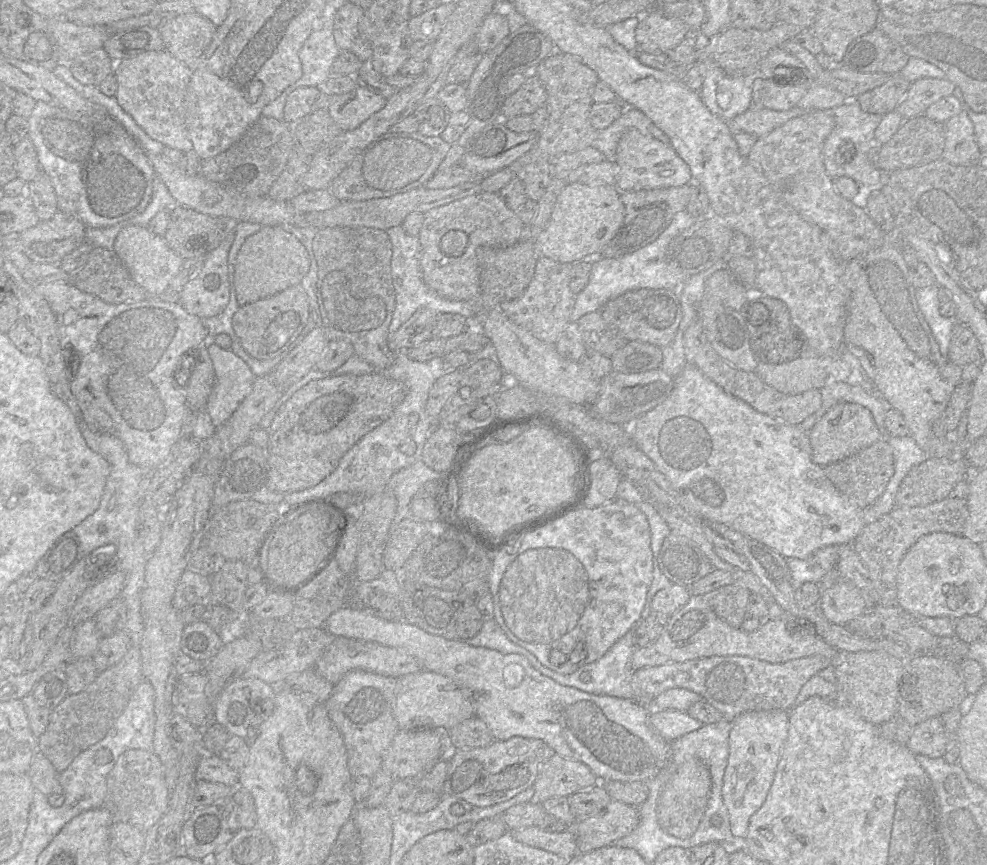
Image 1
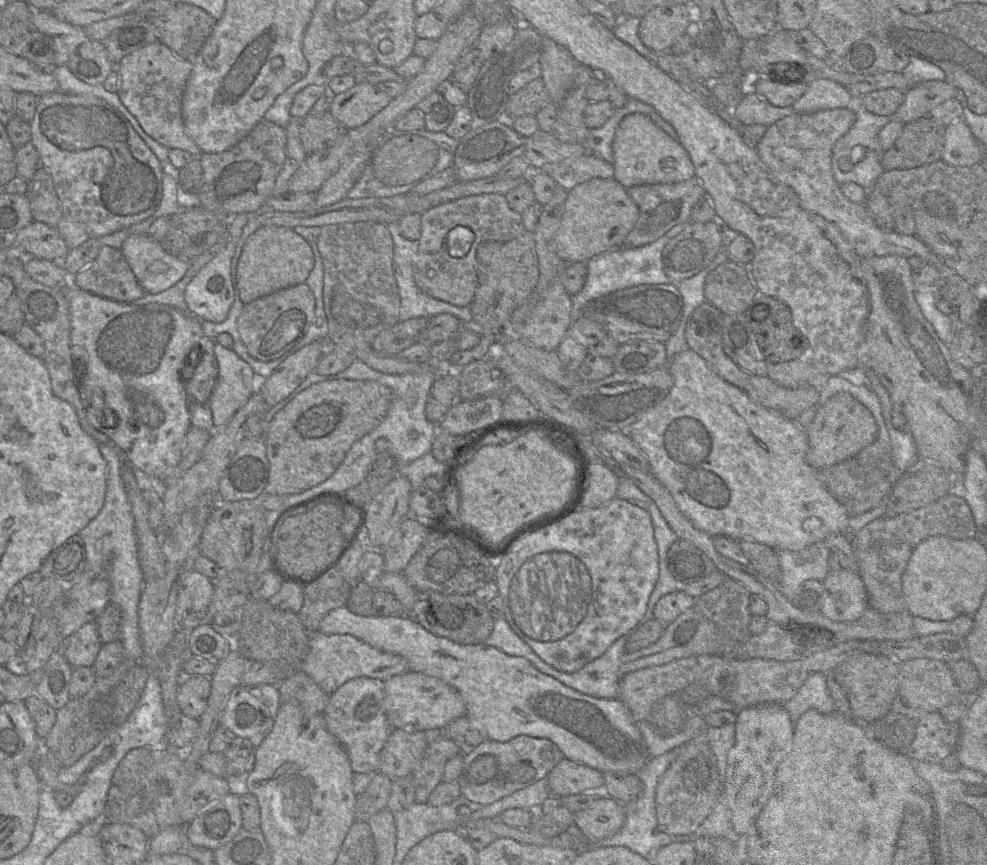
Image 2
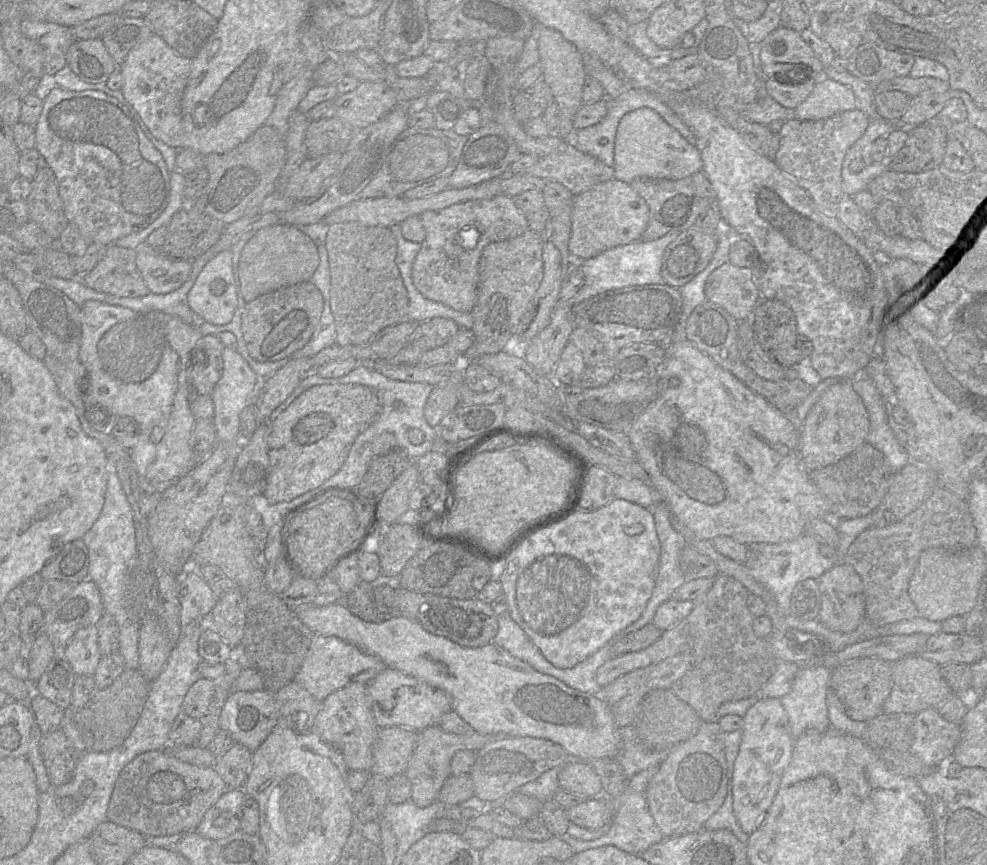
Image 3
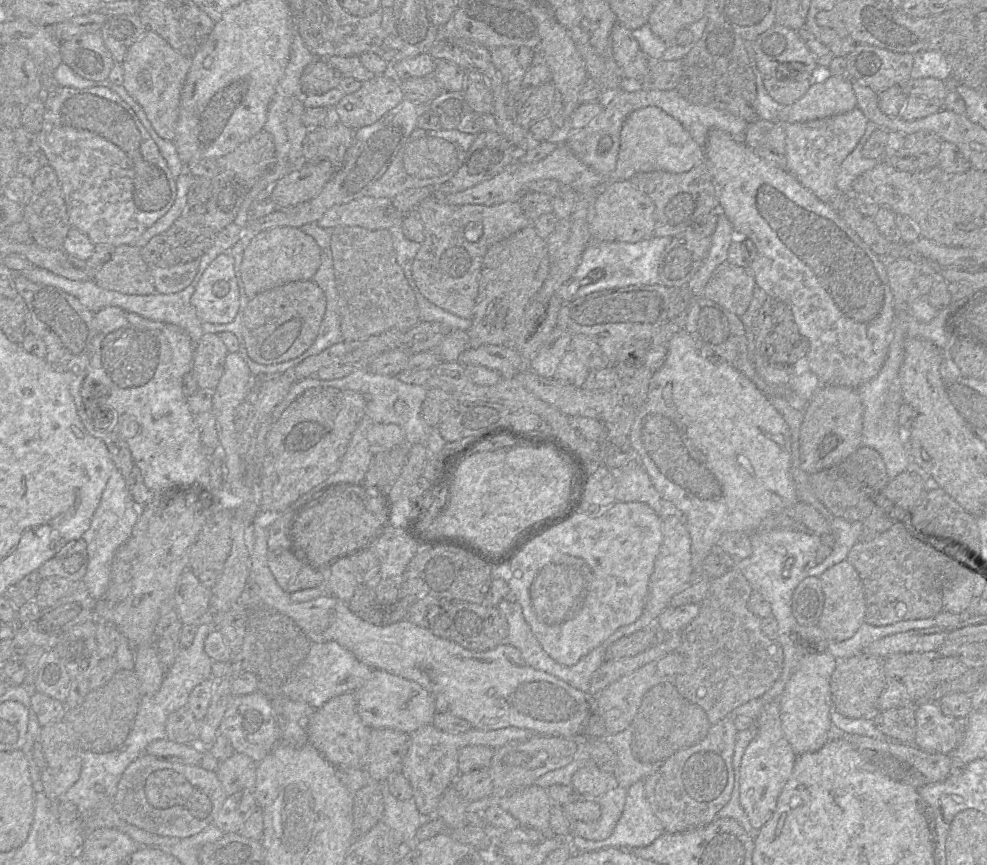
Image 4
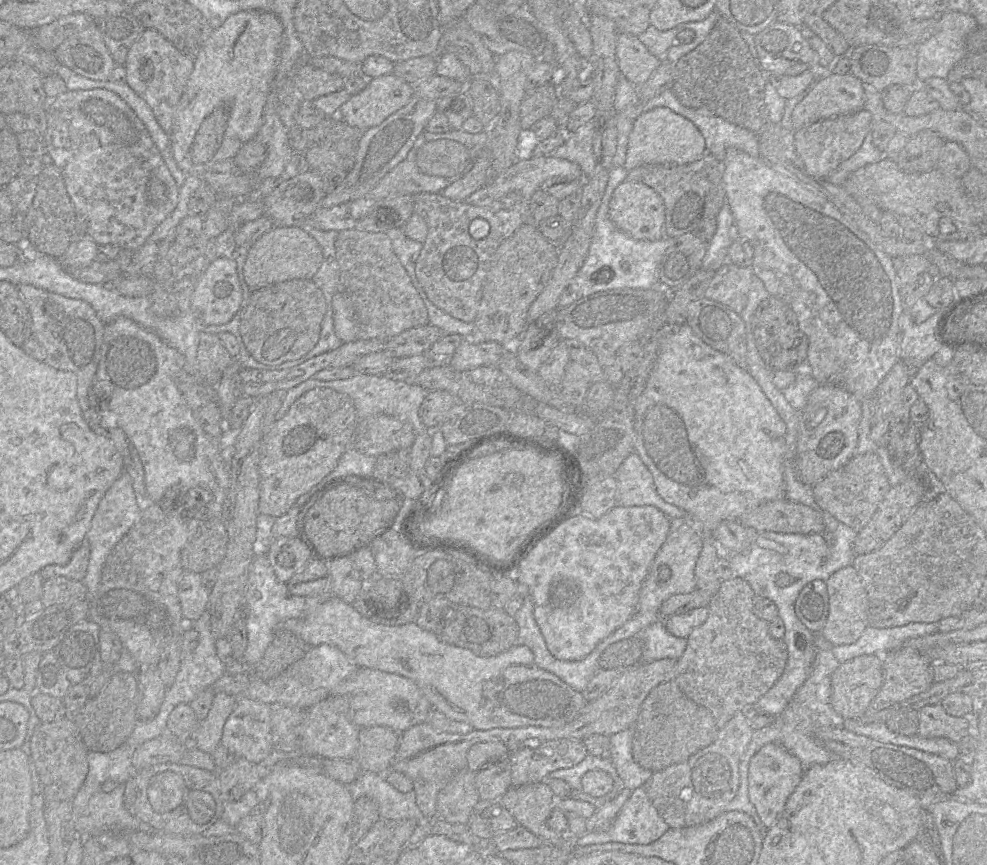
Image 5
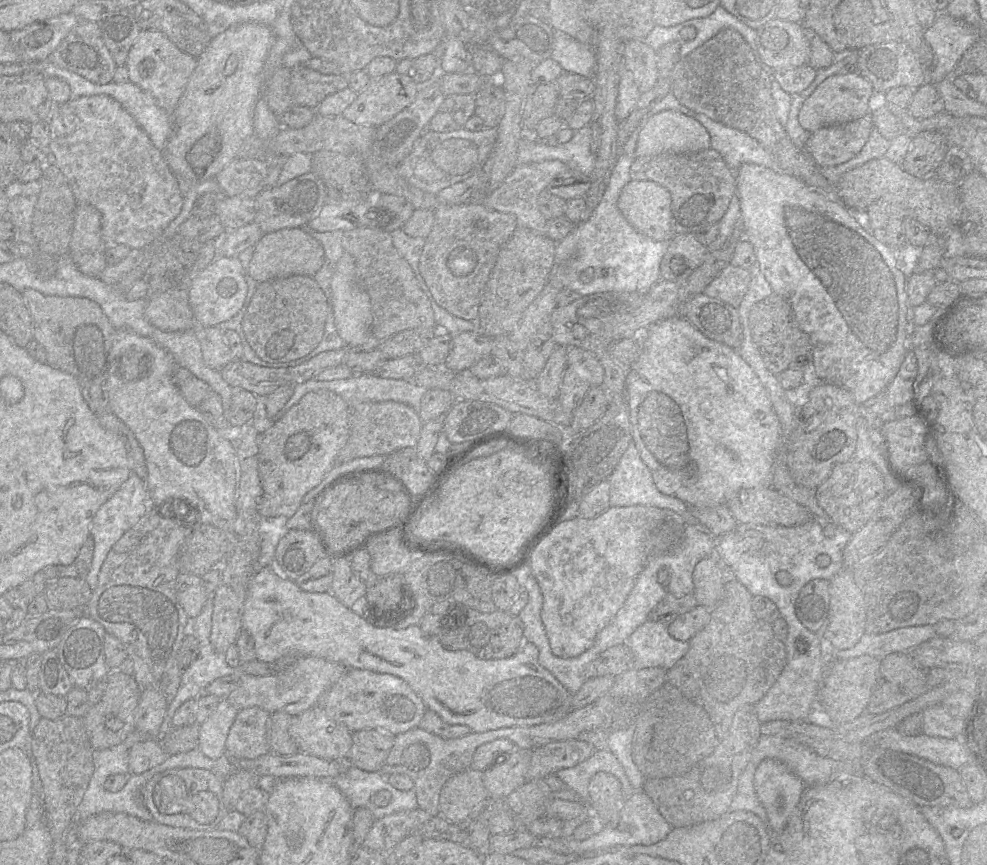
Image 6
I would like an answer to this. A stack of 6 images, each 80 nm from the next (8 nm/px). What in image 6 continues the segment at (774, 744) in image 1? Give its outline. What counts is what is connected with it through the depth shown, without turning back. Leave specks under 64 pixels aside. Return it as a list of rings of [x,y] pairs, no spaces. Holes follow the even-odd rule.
[[[772,758],[762,760],[754,774],[757,797],[766,811],[770,831],[781,831],[806,788],[786,765]]]

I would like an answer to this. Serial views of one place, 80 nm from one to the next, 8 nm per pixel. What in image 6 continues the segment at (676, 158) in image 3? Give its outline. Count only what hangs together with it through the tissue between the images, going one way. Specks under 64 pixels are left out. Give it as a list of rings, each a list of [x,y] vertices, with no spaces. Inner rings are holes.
[[[673,110],[661,111],[646,117],[638,136],[634,158],[655,156],[663,153],[686,154],[710,148],[710,136],[705,127],[693,117]]]

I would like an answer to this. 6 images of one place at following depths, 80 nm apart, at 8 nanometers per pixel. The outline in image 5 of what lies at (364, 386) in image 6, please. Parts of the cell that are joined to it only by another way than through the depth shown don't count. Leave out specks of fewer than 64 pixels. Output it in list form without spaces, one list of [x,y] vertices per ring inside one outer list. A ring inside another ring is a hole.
[[[355,373],[348,379],[332,381],[321,381],[313,377],[285,391],[282,406],[276,414],[276,420],[281,419],[298,398],[314,388],[332,388],[348,395],[355,405],[358,421],[370,416],[385,414],[410,423],[416,435],[429,430],[423,424],[419,414],[420,406],[428,392],[426,389],[413,382],[393,380],[386,375],[360,373]]]

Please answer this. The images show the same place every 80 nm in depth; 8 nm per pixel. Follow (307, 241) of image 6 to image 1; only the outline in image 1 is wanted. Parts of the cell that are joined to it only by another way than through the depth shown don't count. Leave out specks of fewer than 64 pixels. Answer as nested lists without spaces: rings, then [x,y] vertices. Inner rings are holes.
[[[263,226],[244,241],[237,254],[234,273],[237,302],[244,306],[300,285],[309,268],[307,250],[294,235],[282,226]]]

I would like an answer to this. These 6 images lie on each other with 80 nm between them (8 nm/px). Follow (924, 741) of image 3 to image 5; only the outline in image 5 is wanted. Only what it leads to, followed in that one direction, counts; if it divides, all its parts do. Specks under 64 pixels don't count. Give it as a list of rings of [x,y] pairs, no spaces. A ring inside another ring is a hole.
[[[940,703],[927,705],[918,710],[918,730],[921,738],[945,738],[959,744],[964,738],[971,736],[970,717],[948,715]]]

